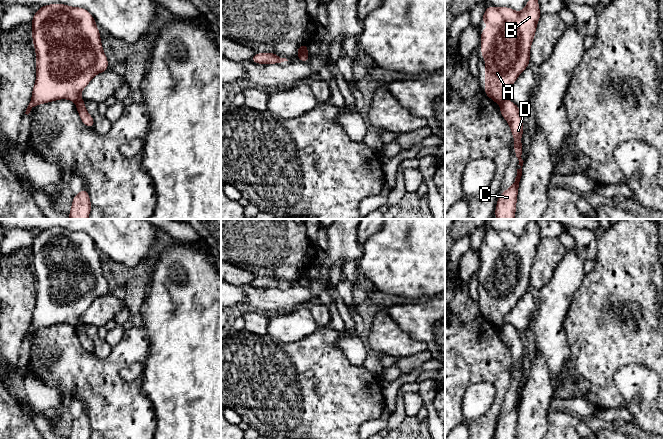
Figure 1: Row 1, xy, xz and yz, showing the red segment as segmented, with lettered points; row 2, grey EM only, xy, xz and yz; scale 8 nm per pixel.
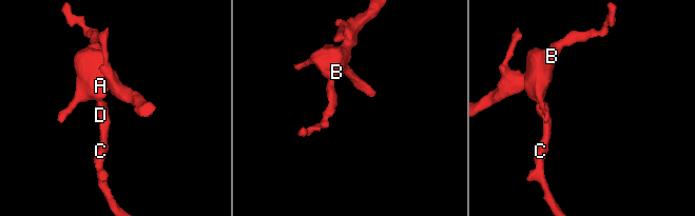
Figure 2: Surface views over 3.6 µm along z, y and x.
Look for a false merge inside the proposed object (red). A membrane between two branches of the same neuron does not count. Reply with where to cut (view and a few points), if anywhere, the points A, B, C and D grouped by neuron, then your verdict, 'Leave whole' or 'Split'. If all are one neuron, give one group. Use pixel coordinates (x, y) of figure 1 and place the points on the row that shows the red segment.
Split along xz (306, 52), (298, 57). Groups: A B / C D. Split

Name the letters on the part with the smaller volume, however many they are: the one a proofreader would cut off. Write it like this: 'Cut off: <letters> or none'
Cut off: C, D

